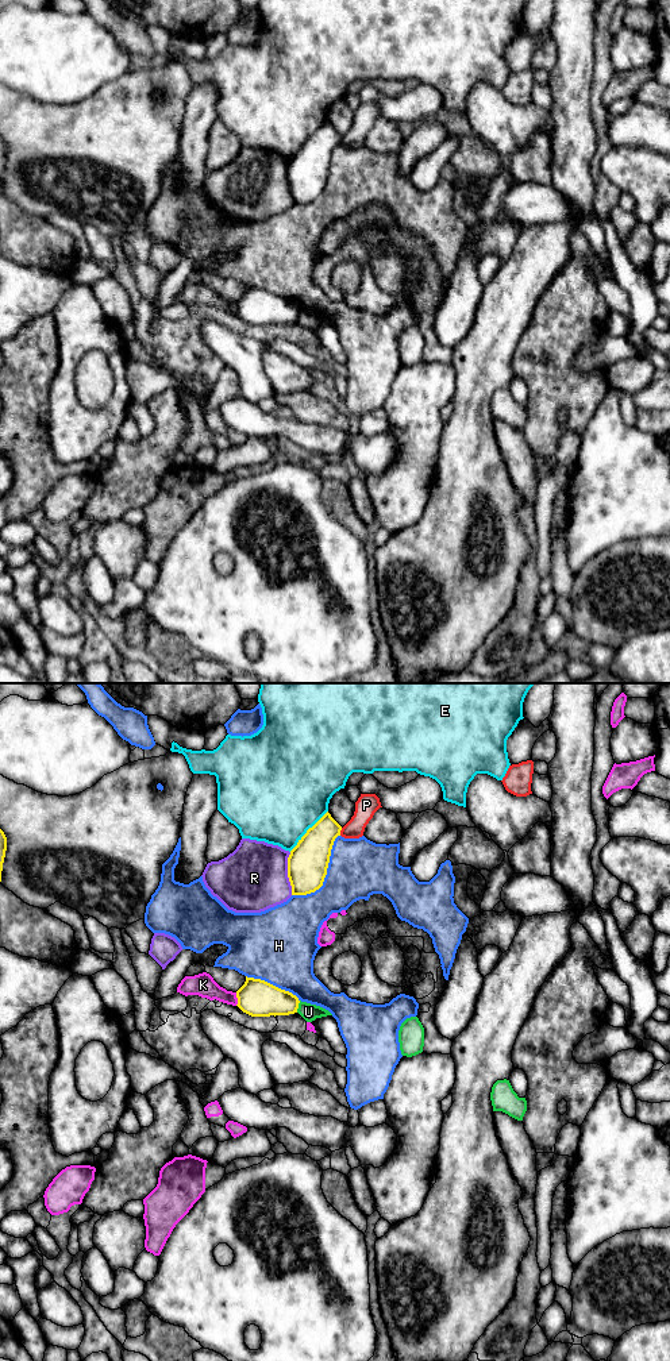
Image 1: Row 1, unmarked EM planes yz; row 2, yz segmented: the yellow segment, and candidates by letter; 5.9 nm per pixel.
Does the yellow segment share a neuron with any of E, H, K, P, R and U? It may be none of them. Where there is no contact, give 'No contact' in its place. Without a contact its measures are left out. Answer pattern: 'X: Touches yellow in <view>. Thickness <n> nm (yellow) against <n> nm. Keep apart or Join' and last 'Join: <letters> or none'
E: Touches yellow in yz. Thickness 240 nm (yellow) against 500 nm. Keep apart
H: Touches yellow in yz. Thickness 240 nm (yellow) against 360 nm. Keep apart
K: Touches yellow in yz. Thickness 220 nm (yellow) against 140 nm. Keep apart
P: Touches yellow in yz. Thickness 240 nm (yellow) against 130 nm. Keep apart
R: Touches yellow in yz. Thickness 240 nm (yellow) against 400 nm. Keep apart
U: Touches yellow in yz. Thickness 220 nm (yellow) against 100 nm. Keep apart
Join: none

